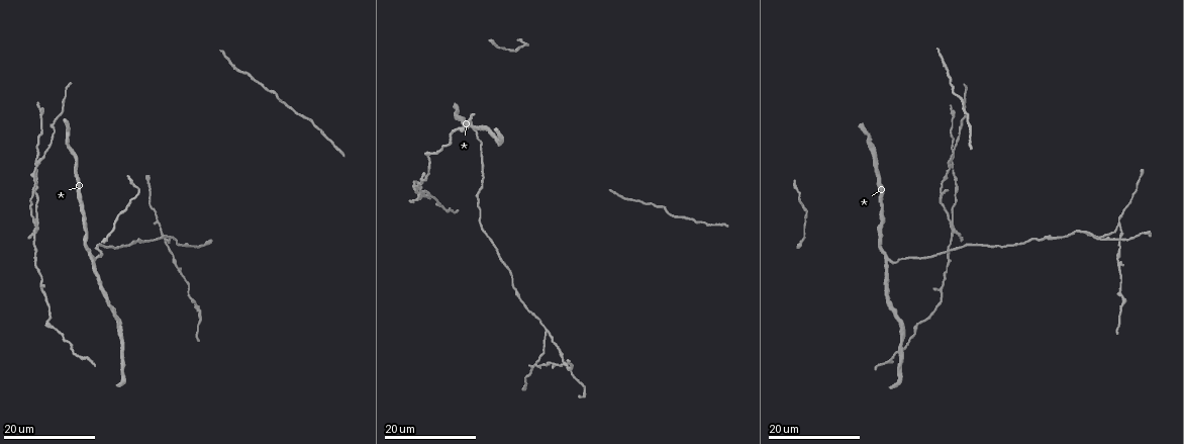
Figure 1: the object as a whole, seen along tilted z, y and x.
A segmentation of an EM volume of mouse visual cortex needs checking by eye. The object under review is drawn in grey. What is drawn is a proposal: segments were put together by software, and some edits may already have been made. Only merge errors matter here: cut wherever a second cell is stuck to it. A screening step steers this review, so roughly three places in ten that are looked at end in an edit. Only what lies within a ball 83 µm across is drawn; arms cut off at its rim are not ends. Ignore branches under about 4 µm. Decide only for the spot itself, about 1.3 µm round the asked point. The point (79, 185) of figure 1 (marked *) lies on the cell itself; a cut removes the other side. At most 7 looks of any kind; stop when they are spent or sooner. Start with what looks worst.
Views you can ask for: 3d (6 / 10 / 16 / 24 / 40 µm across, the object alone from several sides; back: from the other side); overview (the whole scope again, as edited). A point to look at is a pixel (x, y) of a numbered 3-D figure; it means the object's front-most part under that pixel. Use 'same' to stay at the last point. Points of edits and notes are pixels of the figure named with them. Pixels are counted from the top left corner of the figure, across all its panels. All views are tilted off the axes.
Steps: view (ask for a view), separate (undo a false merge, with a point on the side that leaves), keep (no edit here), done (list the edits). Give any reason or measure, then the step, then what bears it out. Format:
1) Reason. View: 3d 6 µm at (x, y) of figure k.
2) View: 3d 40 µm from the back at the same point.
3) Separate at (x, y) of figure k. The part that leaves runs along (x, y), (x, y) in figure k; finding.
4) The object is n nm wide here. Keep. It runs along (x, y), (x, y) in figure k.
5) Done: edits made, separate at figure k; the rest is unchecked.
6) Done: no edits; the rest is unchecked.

Arms part here. View: 3d 24 µm at (170, 236) of figure 1.

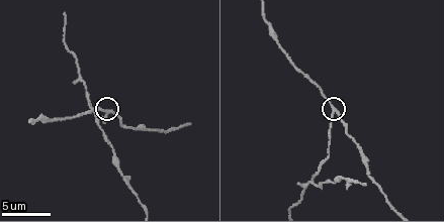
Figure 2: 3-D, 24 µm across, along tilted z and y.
View: 3d 10 µm at (335, 113) of figure 2.

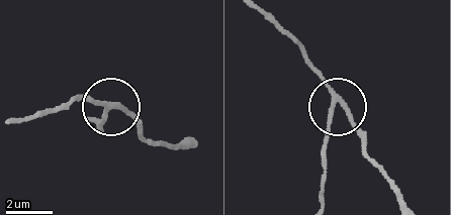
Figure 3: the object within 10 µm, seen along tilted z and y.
The object is 210 nm wide here. Keep. It runs along (266, 14), (295, 43), (364, 145) in figure 3; all the same cell.

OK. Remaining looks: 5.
Two arms in line, one across. View: 3d 6 µm at (87, 96) of figure 2.

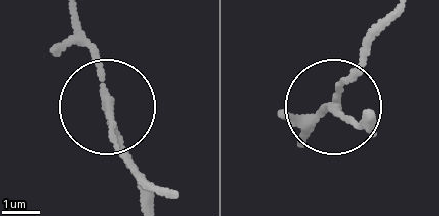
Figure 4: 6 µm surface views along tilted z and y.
3 arms meet here. Separate at (351, 122) of figure 4. The part that leaves runs along (108, 118), (144, 202) in figure 4; two cells meet here.

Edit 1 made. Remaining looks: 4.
Thin arm on a thick one. View: 3d 16 µm at (888, 261) of figure 1.

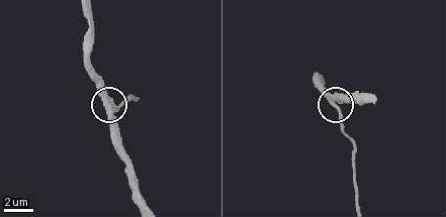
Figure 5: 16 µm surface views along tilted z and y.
View: 3d 6 µm at (336, 104) of figure 5.

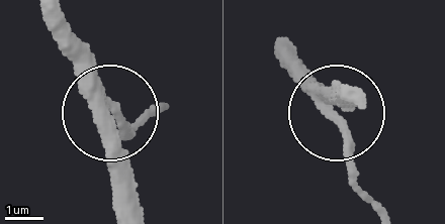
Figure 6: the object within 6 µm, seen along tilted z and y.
Keep. It runs along (283, 49), (335, 114), (363, 197) in figure 6; one cell here.

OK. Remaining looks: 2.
Done: edits made, separate at figure 4; the rest is unchecked.

